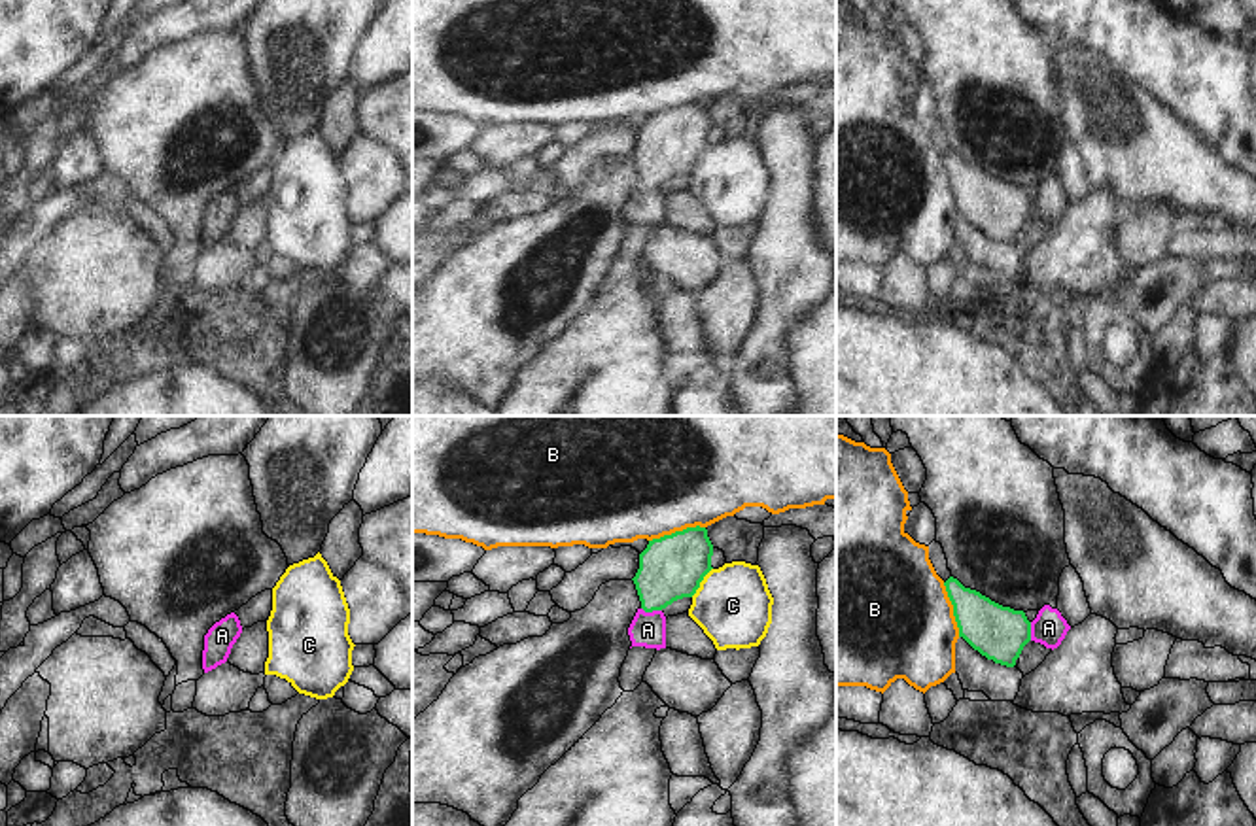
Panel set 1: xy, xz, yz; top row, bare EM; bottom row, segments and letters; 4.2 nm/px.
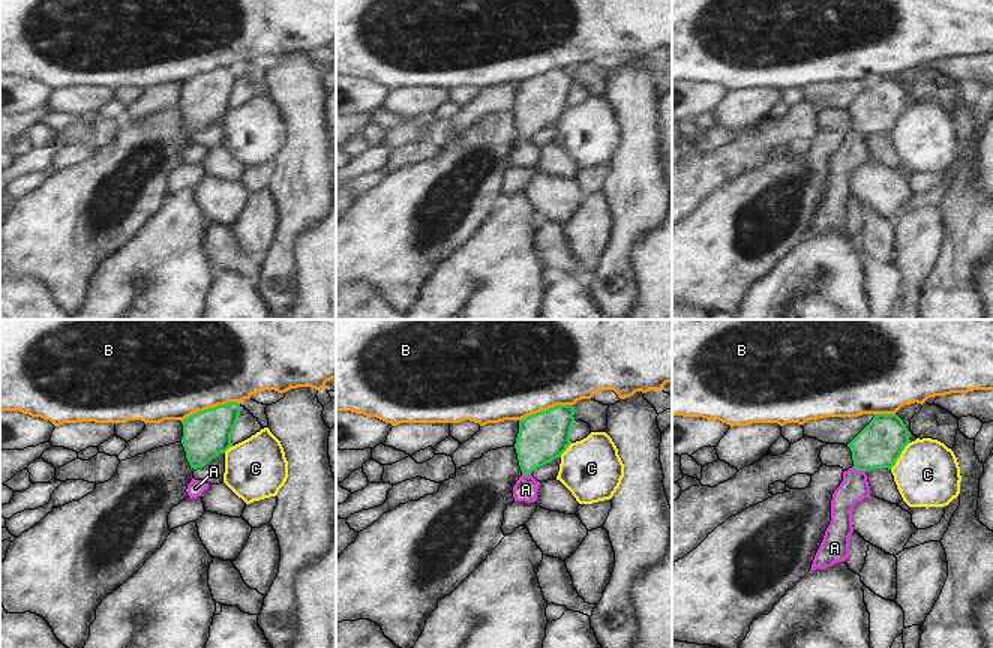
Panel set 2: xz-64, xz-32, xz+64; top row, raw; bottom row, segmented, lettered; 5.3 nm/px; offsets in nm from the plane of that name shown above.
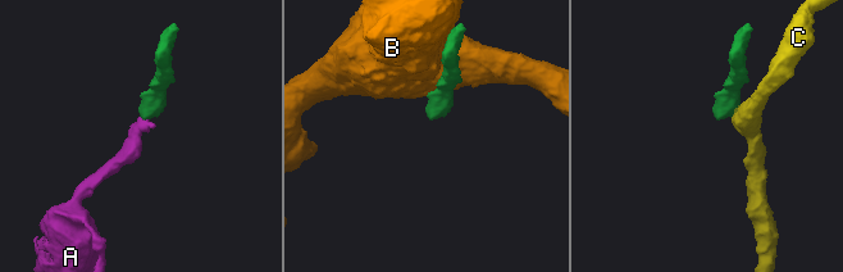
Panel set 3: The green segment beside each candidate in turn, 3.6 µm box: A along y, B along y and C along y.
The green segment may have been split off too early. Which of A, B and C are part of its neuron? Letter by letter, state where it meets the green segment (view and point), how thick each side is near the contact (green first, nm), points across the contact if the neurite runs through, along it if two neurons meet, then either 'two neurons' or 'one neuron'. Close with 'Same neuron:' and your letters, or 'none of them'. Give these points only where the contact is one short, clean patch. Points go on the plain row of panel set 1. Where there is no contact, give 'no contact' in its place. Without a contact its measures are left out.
A: meets green in xz at (651, 188); 280 nm thick on the green side, 150 nm on the other; runs through xz (670, 144), (659, 157), (651, 188), (647, 206); one neuron
B: meets green in xz at (676, 108); 280 nm thick on the green side, 480 nm on the other; two neurons
C: meets green in xz at (700, 157); 280 nm thick on the green side, 320 nm on the other; border along xz (712, 144), (691, 172); two neurons
Same neuron: A

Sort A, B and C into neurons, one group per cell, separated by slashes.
A / B / C

